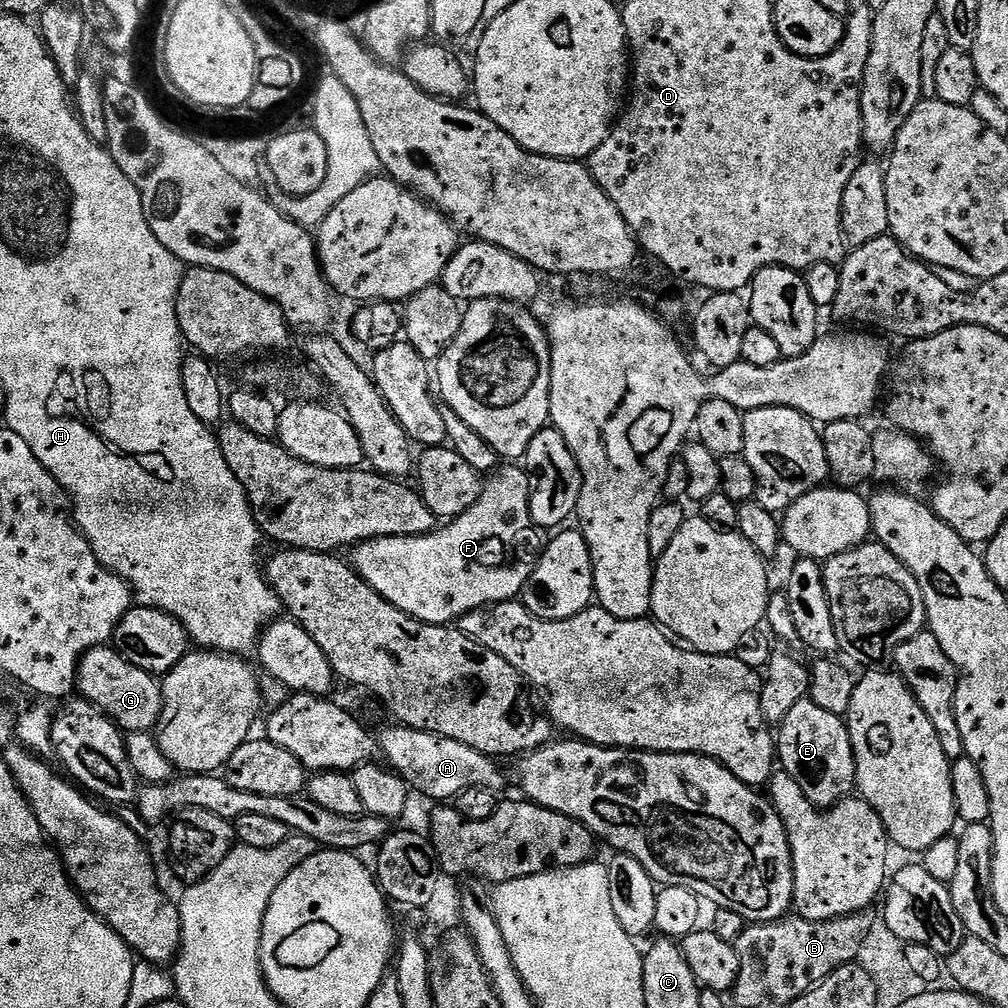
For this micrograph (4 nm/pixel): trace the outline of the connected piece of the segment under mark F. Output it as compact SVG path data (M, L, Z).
M504 467L485 483L478 502L474 502L466 514L445 523L439 530L425 536L384 536L377 541L364 541L355 549L356 571L382 599L389 600L398 610L427 624L451 625L467 612L500 604L503 600L516 600L523 593L524 584L538 559L537 549L512 548L512 543L527 528L533 527L530 514L533 481L523 467Z

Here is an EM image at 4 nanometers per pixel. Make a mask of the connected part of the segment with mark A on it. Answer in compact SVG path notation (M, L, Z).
M384 728L378 732L378 748L385 756L387 767L407 782L409 789L421 792L436 800L432 802L455 801L462 790L490 788L500 790L504 784L504 772L491 756L466 746L466 742L454 742L454 738L439 736L433 732L423 732L417 728Z

